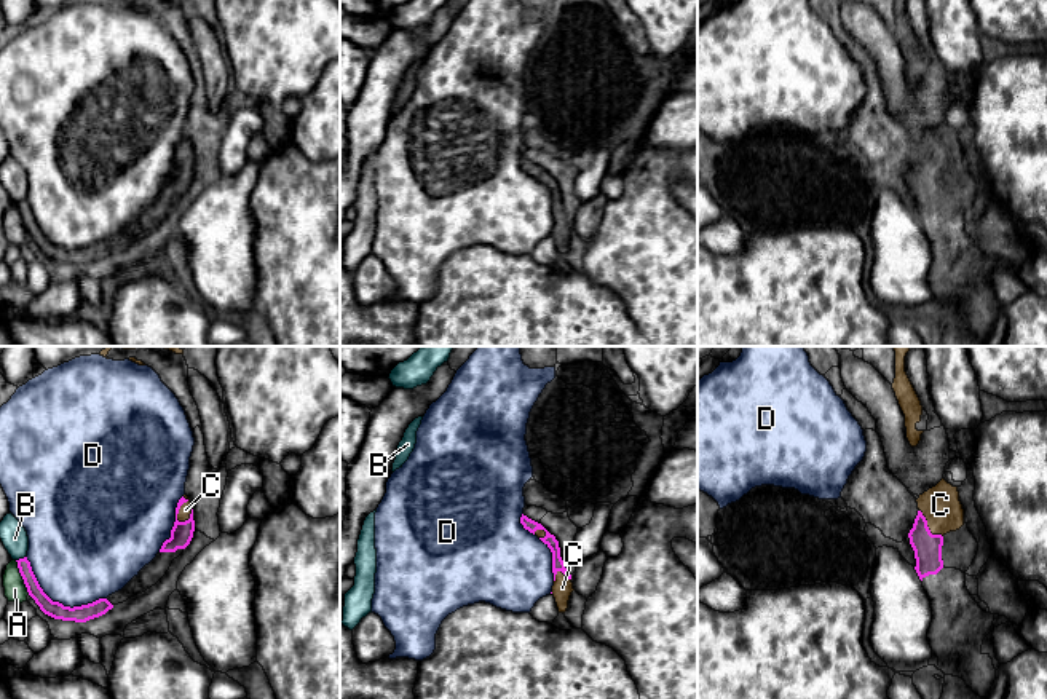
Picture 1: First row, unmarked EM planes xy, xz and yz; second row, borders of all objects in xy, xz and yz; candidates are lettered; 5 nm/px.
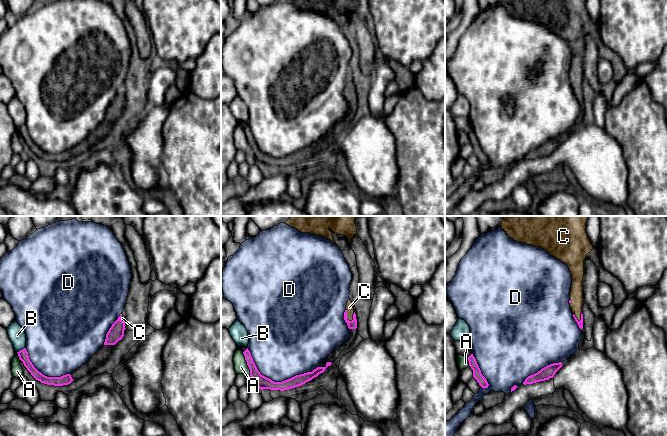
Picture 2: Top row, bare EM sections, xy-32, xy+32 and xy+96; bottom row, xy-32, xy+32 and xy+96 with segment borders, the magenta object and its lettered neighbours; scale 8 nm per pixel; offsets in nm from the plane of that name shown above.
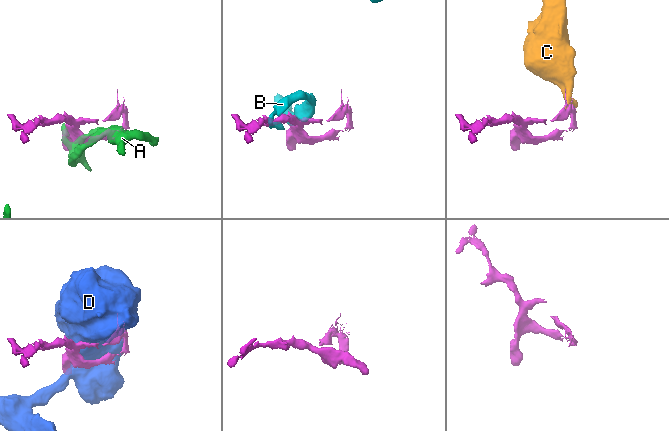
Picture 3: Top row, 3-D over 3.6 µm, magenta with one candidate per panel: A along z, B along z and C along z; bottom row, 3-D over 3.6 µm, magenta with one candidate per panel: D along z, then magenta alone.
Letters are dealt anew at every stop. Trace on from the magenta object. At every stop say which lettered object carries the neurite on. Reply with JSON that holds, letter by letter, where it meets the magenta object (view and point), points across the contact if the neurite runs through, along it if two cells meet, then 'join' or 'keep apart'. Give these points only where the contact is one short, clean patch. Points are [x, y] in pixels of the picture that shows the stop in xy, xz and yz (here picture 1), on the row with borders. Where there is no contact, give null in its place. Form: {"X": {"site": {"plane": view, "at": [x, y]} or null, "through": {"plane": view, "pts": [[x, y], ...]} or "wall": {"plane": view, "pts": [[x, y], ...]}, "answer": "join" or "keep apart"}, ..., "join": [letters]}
{"A": {"site": {"plane": "xy", "at": [23, 578]}, "wall": {"plane": "xy", "pts": [[15, 560], [29, 594]]}, "answer": "keep apart"}, "B": {"site": {"plane": "xy", "at": [19, 559]}, "answer": "keep apart"}, "C": {"site": {"plane": "xy", "at": [179, 508]}, "answer": "join"}, "D": {"site": {"plane": "xy", "at": [58, 602]}, "answer": "keep apart"}, "join": ["C"]}

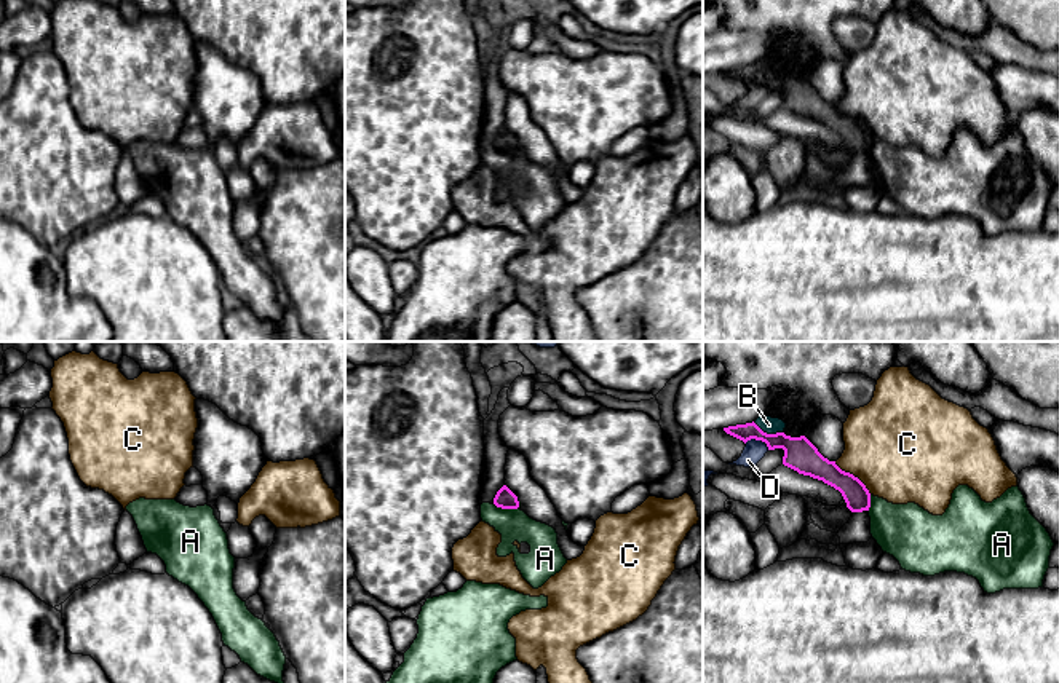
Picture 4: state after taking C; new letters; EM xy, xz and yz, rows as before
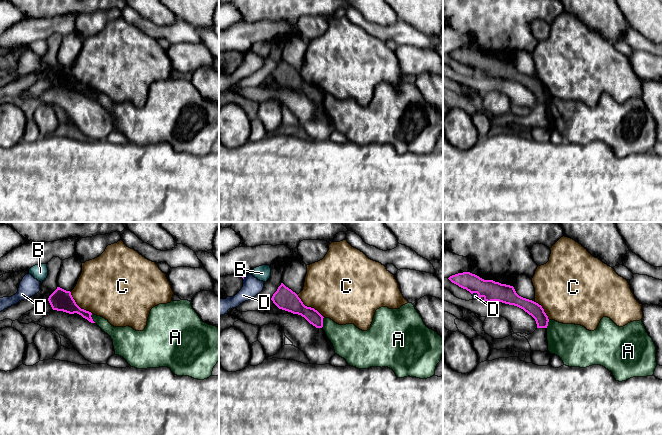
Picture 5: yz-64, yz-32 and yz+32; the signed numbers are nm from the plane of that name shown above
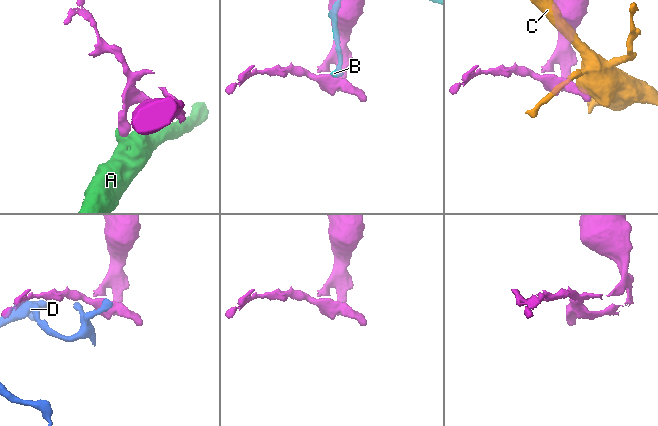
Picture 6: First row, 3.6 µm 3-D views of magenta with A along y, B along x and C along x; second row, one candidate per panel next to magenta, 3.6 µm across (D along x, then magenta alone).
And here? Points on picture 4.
{"A": {"site": {"plane": "xz", "at": [507, 508]}, "wall": {"plane": "xz", "pts": [[494, 503], [502, 508], [518, 508]]}, "answer": "keep apart"}, "B": {"site": {"plane": "yz", "at": [765, 433]}, "wall": {"plane": "yz", "pts": [[753, 422], [767, 433], [781, 433]]}, "answer": "keep apart"}, "C": {"site": {"plane": "yz", "at": [852, 474]}, "answer": "keep apart"}, "D": {"site": {"plane": "yz", "at": [757, 439]}, "wall": {"plane": "yz", "pts": [[745, 442], [761, 439], [769, 449]]}, "answer": "keep apart"}, "join": []}

